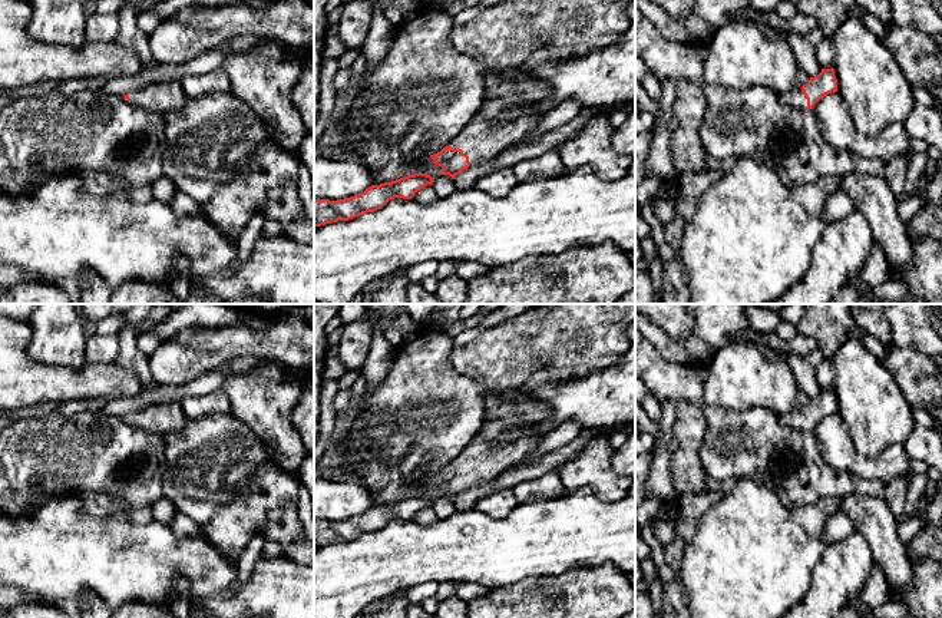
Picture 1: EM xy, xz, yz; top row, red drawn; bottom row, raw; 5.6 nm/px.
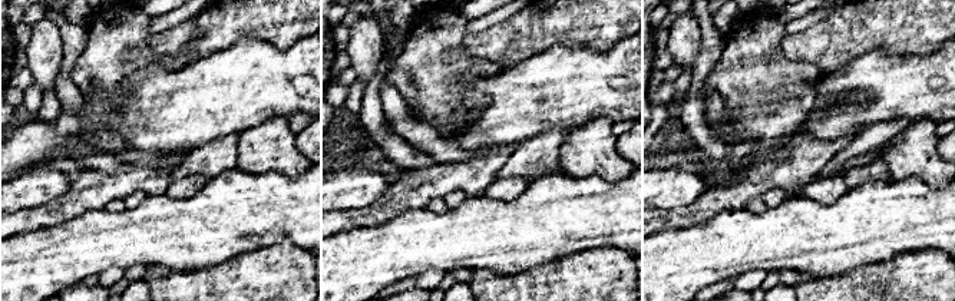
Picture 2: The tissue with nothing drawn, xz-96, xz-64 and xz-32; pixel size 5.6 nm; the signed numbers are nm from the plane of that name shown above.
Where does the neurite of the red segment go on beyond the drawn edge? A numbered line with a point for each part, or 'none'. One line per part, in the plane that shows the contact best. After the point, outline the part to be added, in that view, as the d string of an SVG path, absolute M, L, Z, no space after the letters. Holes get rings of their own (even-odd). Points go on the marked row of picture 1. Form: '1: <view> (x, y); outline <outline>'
1: xz (502, 36); outline M503 0L493 4L465 24L455 26L450 33L453 46L485 63L485 102L482 112L450 142L450 148L462 149L470 165L498 156L516 145L541 120L543 113L532 110L509 123L492 123L505 108L520 103L535 105L542 100L549 86L539 77L505 77L503 73L522 65L533 49L548 46L558 59L585 54L617 43L628 30L631 20L628 6L632 0Z

